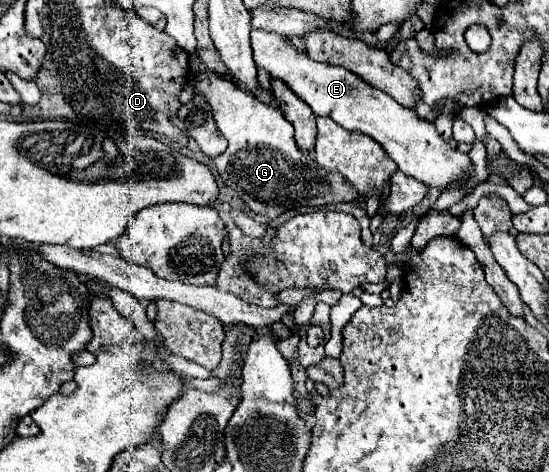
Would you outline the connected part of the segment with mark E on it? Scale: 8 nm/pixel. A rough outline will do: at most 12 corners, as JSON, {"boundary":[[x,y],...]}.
{"boundary":[[253,29],[258,67],[404,175],[444,191],[474,167],[434,123],[348,69]]}

